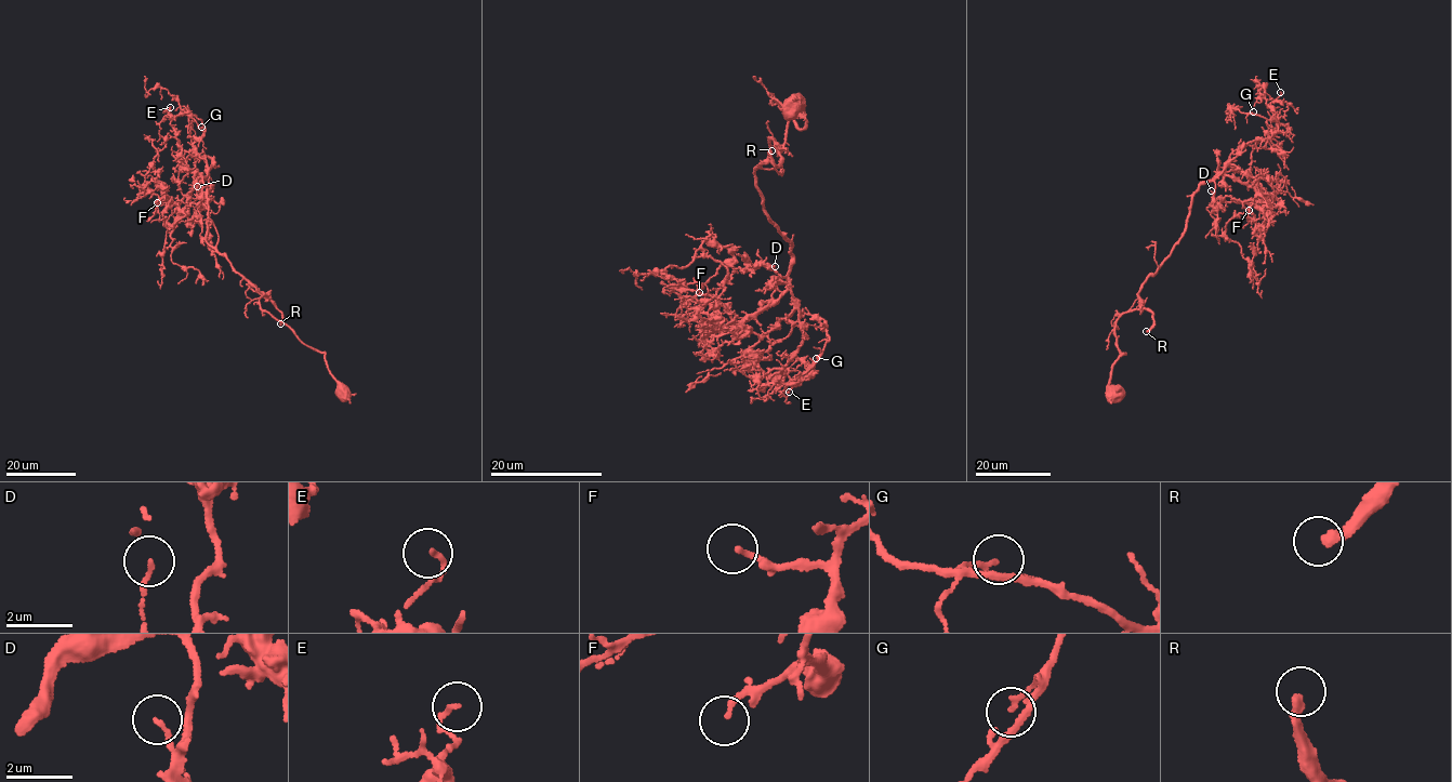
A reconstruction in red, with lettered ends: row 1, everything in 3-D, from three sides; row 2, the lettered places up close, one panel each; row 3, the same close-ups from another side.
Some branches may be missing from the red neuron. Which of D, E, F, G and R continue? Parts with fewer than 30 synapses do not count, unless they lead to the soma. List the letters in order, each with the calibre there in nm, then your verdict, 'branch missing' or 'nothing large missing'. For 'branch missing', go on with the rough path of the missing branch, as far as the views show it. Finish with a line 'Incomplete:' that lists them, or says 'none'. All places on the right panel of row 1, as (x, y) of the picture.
D: 140 nm thick; nothing large missing
E: 140 nm thick; nothing large missing
F: 150 nm thick; branch missing; missing branch runs (1249, 210), (1265, 247)
G: 140 nm thick; nothing large missing
R: 280 nm thick; branch missing
Incomplete: F, R

